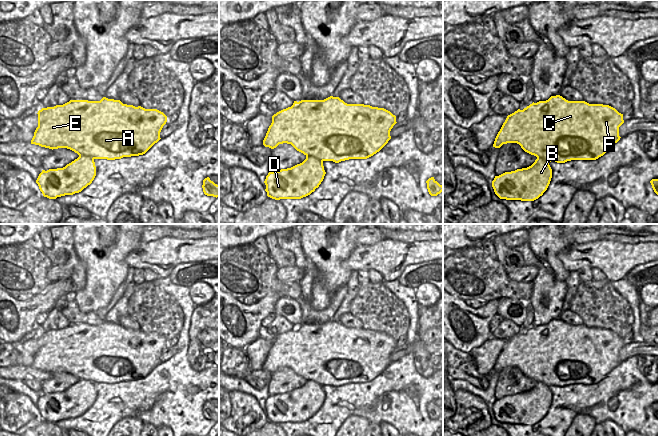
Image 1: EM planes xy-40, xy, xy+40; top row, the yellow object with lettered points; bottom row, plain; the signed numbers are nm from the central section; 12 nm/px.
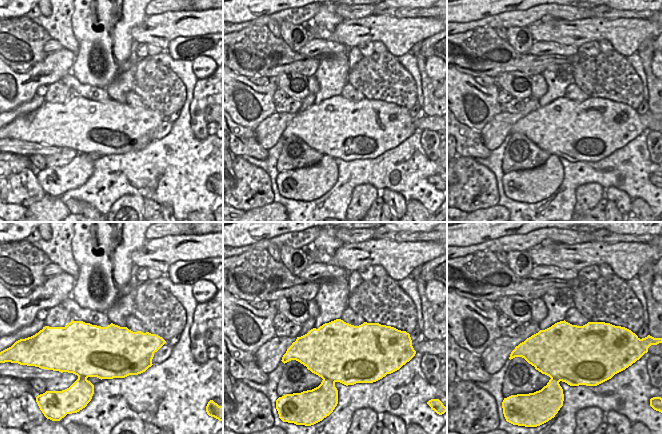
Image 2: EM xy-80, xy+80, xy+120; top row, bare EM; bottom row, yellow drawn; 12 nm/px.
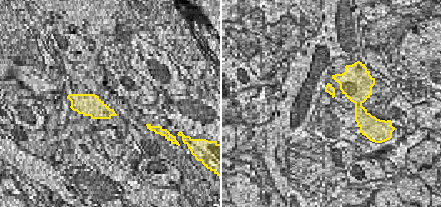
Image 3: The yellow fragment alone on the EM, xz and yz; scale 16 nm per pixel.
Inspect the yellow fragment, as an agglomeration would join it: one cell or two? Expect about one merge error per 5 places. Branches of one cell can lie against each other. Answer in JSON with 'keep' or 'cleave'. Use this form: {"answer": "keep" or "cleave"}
{"answer": "keep"}

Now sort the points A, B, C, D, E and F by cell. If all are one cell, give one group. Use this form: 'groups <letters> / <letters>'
groups A B C D E F

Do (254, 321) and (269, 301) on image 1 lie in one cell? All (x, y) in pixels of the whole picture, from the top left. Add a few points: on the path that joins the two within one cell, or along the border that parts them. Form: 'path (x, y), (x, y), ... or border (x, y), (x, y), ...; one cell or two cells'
path (258, 316), (265, 306); one cell

